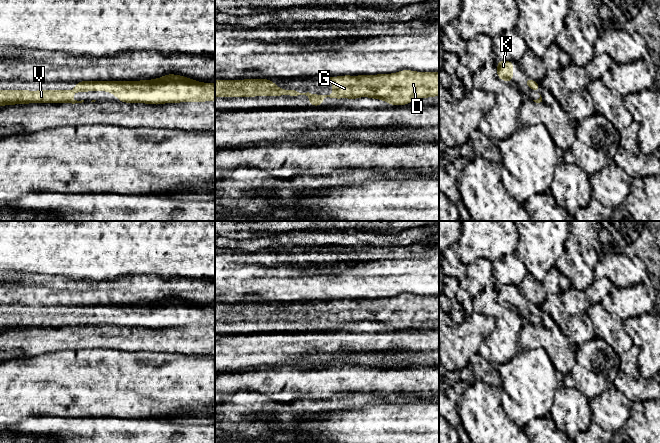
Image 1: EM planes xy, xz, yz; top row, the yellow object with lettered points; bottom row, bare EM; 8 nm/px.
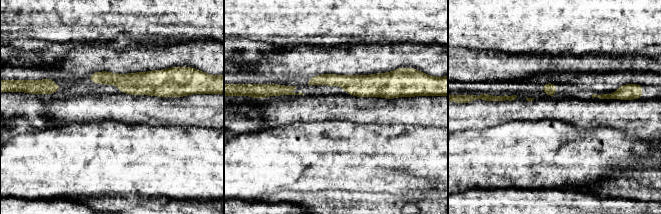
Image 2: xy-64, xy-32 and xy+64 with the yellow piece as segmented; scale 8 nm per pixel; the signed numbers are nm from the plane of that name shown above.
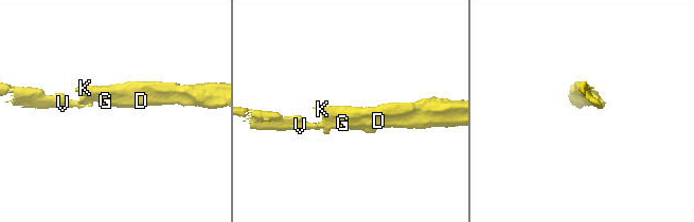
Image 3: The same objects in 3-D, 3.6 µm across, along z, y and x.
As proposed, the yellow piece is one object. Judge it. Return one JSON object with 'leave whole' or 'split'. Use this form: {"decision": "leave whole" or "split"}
{"decision": "leave whole"}

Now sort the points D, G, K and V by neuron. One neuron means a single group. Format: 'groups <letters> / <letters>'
groups D G K V

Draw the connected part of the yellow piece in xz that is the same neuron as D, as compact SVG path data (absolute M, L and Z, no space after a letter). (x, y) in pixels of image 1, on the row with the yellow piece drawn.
M401 70L392 74L327 77L326 80L333 83L333 92L330 95L299 93L295 90L281 89L269 79L215 80L215 97L306 95L309 97L310 106L320 106L326 97L335 99L369 97L384 100L390 105L407 105L416 98L439 96L439 72Z

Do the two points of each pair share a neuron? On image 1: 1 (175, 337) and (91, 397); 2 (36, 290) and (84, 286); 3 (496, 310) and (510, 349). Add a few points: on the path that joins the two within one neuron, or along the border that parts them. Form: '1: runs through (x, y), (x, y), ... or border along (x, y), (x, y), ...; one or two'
1: border along (131, 351), (163, 351), (178, 354); two
2: runs through (48, 290), (72, 290); one
3: runs through (503, 320), (506, 323), (506, 339); one

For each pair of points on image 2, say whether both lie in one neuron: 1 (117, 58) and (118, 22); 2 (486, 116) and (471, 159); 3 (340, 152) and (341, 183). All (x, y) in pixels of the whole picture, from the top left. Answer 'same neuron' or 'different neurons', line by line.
1: different neurons
2: different neurons
3: same neuron

